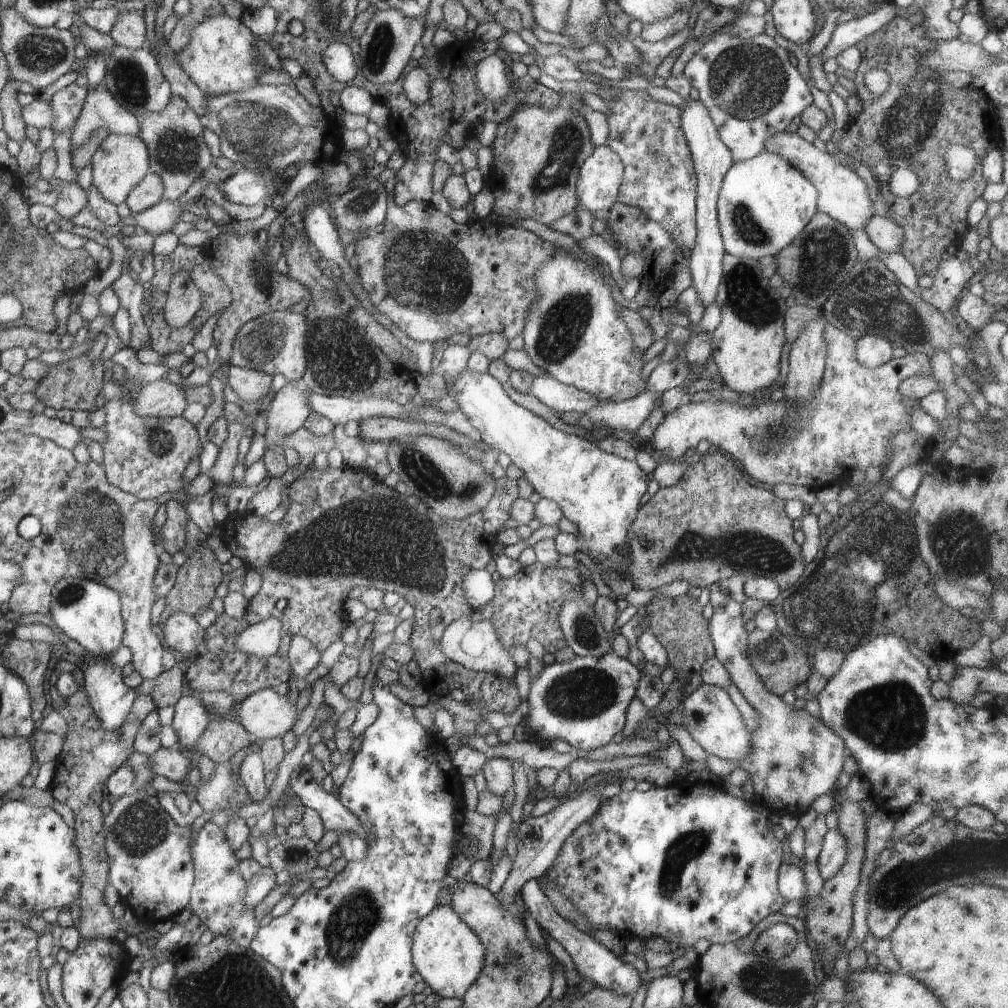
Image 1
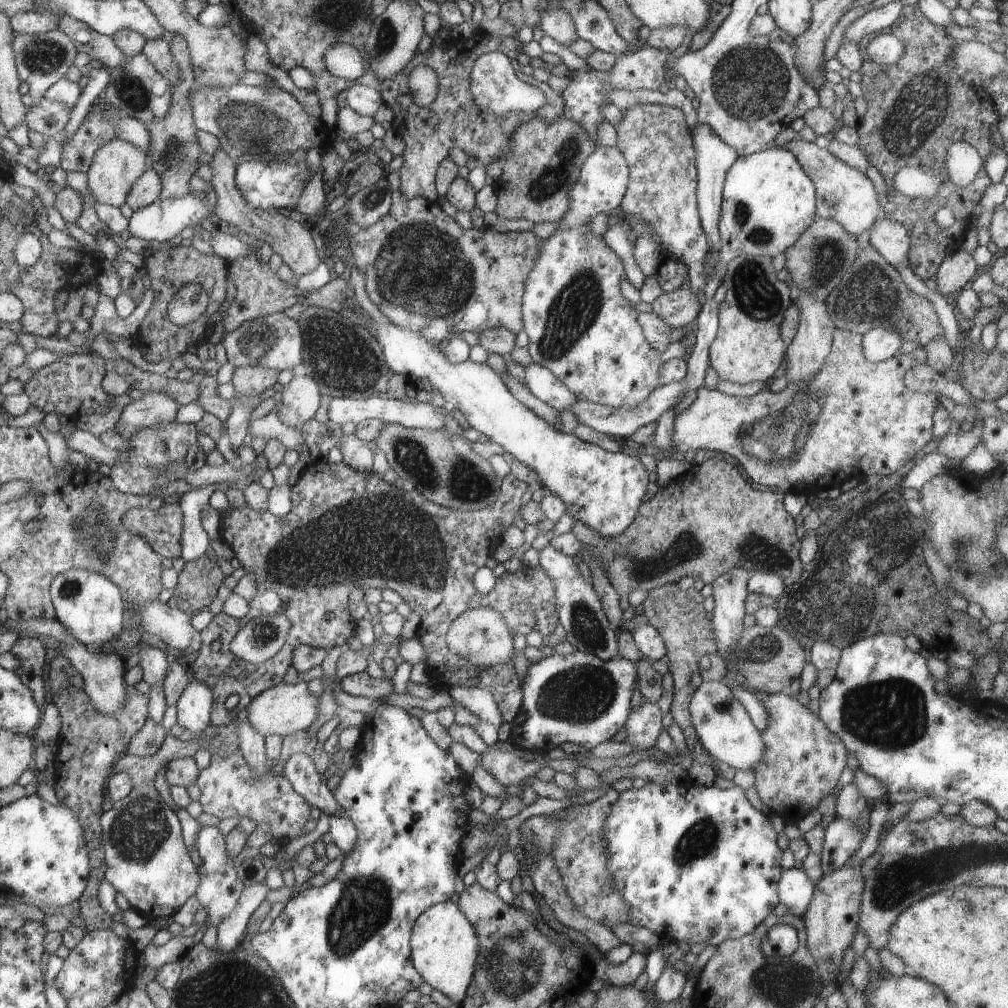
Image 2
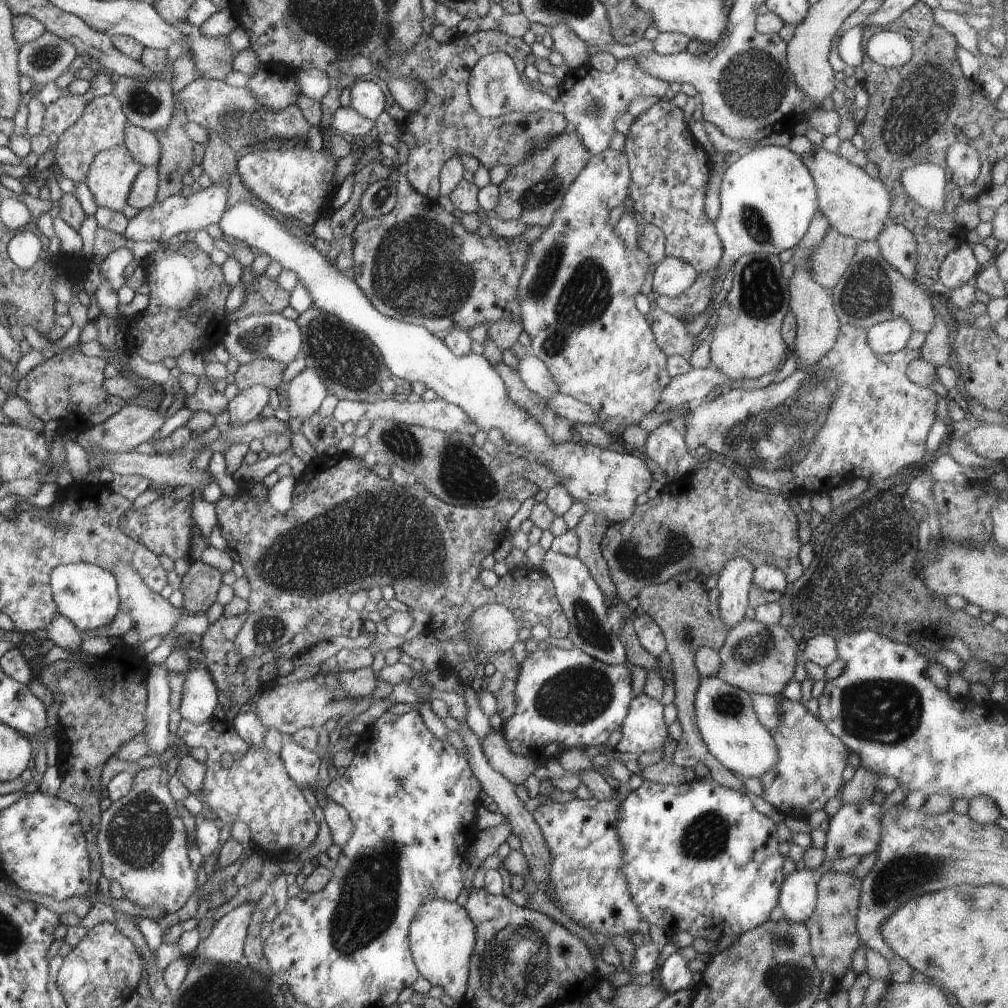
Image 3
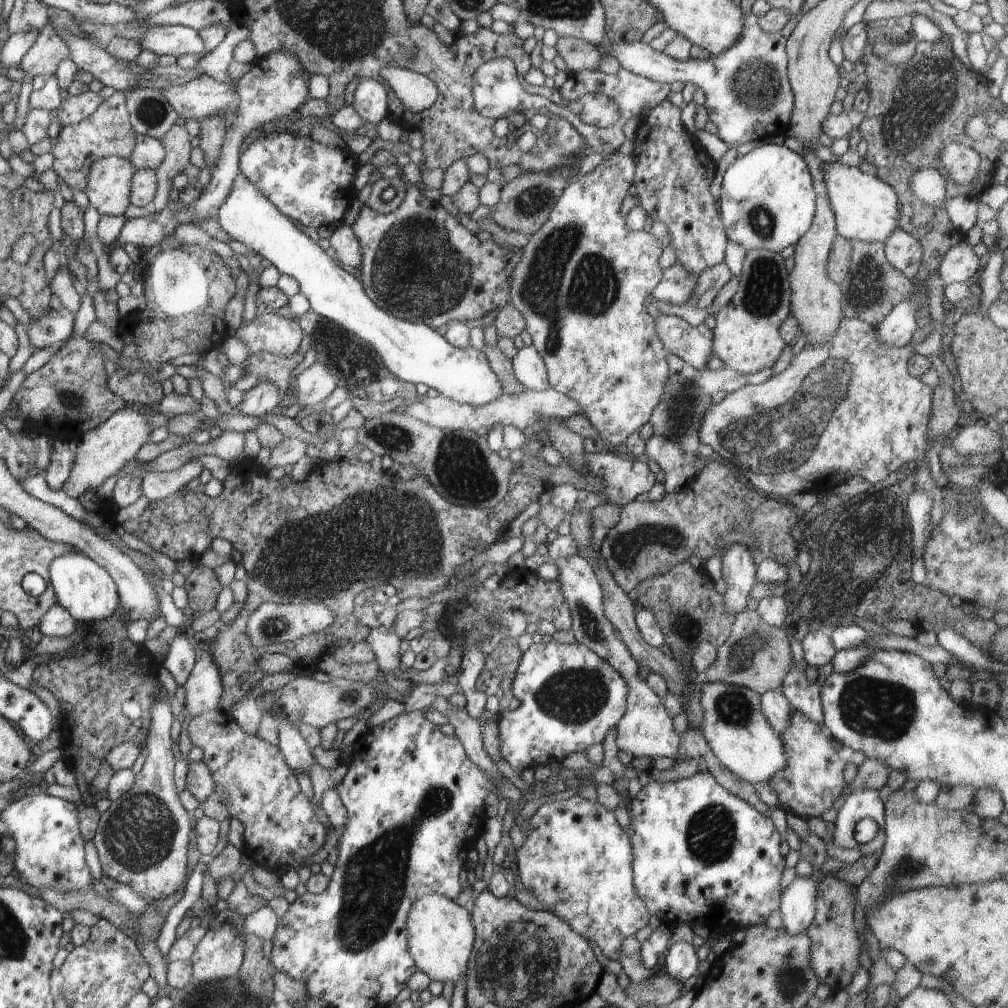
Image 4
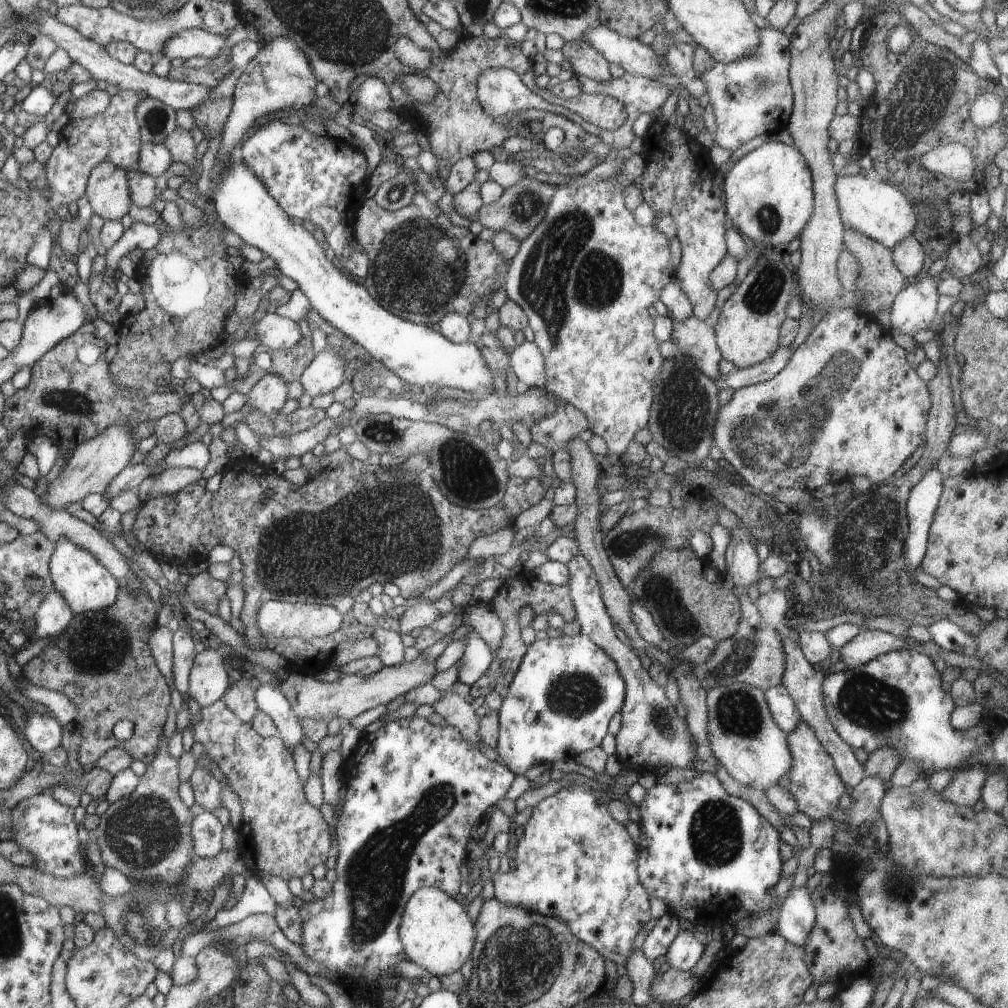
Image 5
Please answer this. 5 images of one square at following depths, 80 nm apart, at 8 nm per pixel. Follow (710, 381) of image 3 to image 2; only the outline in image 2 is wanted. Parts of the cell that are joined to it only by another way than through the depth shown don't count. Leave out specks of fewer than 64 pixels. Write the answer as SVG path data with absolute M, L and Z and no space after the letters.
M678 380L678 382L670 382L670 384L660 386L642 404L638 404L636 408L628 408L628 410L626 408L612 408L612 406L602 406L602 404L576 400L572 406L566 406L564 411L572 410L579 424L588 426L592 430L596 430L612 438L627 441L630 434L636 432L638 428L652 421L658 421L664 411L668 410L676 402L684 400L685 396L682 396L682 383L683 380Z

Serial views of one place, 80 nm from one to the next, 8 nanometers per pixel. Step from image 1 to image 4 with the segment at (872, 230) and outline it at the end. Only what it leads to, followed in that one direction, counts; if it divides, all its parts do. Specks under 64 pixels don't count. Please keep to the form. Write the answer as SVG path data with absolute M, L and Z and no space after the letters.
M898 228L894 234L890 234L890 240L883 244L886 246L888 262L910 281L914 281L923 258L919 241L912 234Z

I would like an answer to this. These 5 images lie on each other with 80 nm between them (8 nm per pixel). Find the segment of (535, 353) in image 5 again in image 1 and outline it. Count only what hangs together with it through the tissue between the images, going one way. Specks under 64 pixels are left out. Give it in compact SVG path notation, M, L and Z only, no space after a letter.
M545 371L544 374L532 378L529 394L560 414L564 412L585 414L586 410L590 410L592 406L601 402L596 396L590 396L588 392L582 392L582 390L558 382Z

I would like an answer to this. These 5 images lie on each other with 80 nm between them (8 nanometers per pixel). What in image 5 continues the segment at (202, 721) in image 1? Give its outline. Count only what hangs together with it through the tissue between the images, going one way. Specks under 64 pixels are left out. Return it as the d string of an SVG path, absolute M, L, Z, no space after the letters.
M205 648L195 656L189 674L187 697L191 696L203 709L220 700L229 689L227 649Z

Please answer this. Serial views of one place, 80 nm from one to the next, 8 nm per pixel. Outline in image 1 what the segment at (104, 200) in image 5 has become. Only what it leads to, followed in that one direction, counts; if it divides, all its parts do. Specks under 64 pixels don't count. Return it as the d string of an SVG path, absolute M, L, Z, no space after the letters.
M110 133L110 136L102 142L102 146L92 156L92 184L94 188L98 188L104 200L118 206L125 203L134 188L150 174L151 162L149 148L139 136Z

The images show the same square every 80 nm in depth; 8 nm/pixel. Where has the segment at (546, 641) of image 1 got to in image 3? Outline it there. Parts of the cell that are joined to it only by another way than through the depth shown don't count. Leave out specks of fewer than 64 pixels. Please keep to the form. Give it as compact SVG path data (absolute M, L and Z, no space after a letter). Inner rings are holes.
M325 454L318 456L313 460L312 463L308 464L308 467L304 471L304 474L297 480L297 486L294 488L294 496L292 496L292 508L288 510L288 512L284 512L284 514L280 514L278 510L274 510L272 506L268 503L268 492L270 490L266 490L266 500L262 502L262 505L258 504L258 502L254 502L254 498L248 494L248 482L244 480L240 480L238 484L238 492L236 496L230 498L230 496L222 496L218 502L213 505L216 507L216 513L218 518L218 526L220 526L220 531L224 540L228 543L228 547L232 550L236 550L236 554L238 554L238 558L240 558L240 564L244 567L245 578L248 580L251 587L251 594L248 596L248 610L244 612L244 614L240 614L239 616L224 616L218 618L216 622L212 622L209 625L206 634L200 638L200 652L202 653L203 660L202 664L208 668L208 672L212 674L212 680L214 680L214 684L216 684L216 689L218 692L218 701L217 706L214 712L217 720L222 720L222 722L228 722L228 724L233 724L234 718L240 714L244 708L252 705L256 698L258 698L262 693L266 690L271 690L276 686L278 680L278 662L280 660L284 660L284 658L288 658L289 660L293 660L294 658L298 658L300 654L304 654L306 650L310 650L316 646L316 644L322 642L329 642L334 638L334 636L347 636L348 638L357 638L360 637L364 632L364 624L359 618L360 612L352 610L350 608L348 602L349 599L355 593L361 590L370 590L372 588L385 588L386 586L392 586L392 589L395 593L395 598L403 603L405 606L408 606L409 611L413 610L424 610L424 612L428 612L430 614L431 621L429 623L427 632L430 637L436 638L438 642L440 642L440 648L442 648L442 661L441 664L445 665L450 672L456 674L458 676L458 681L461 682L461 685L470 684L474 690L488 690L490 694L492 694L497 701L498 714L500 714L500 718L502 720L506 720L506 718L510 718L512 716L512 712L516 710L516 694L514 694L514 690L516 690L516 680L518 680L518 672L519 664L517 664L513 654L511 651L502 652L501 654L492 655L491 657L486 657L486 654L476 648L474 644L470 644L466 638L462 638L462 632L464 632L464 622L468 620L468 616L474 612L474 610L478 610L480 606L484 606L484 604L498 604L504 605L508 610L512 610L514 612L514 618L516 618L516 622L518 622L518 628L529 628L532 629L534 626L538 624L543 624L546 628L549 628L550 637L556 638L566 638L569 634L570 622L566 619L566 614L564 614L564 610L562 610L562 606L558 603L558 598L556 598L556 590L554 589L554 584L552 580L543 573L541 570L533 568L531 566L520 568L513 568L508 573L499 578L498 584L493 588L486 588L482 582L480 582L480 572L481 572L481 562L490 555L496 546L500 544L500 542L507 536L507 524L509 520L516 514L516 512L520 509L521 505L528 498L534 498L540 489L537 484L526 480L526 478L522 478L522 476L518 474L512 473L508 480L508 486L506 486L506 492L504 492L504 498L501 499L494 507L460 507L457 505L450 505L446 502L442 502L440 498L436 498L434 494L430 494L424 486L420 486L411 480L411 482L402 487L402 484L398 484L398 480L386 480L386 476L378 476L378 472L374 472L374 468L366 468L364 466L364 462L362 462L361 457L353 457L351 455L345 456L327 456ZM262 606L270 606L270 608L274 608L277 610L292 610L295 607L304 608L304 610L309 610L309 613L315 618L312 622L308 622L308 626L304 628L304 630L300 630L294 638L292 638L291 642L280 646L280 649L277 652L267 652L265 654L260 654L260 656L254 656L254 658L242 658L240 656L240 652L236 650L236 644L234 644L234 640L236 640L236 636L238 636L238 632L242 629L244 625L244 621L248 619L248 616L252 614L252 612L256 612L256 610L260 610Z

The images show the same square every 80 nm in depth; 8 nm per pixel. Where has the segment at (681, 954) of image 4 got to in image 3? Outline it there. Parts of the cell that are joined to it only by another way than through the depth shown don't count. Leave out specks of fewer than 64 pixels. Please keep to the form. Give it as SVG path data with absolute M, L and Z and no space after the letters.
M678 952L664 960L660 967L660 982L668 995L695 984L696 977L689 969L689 962Z

